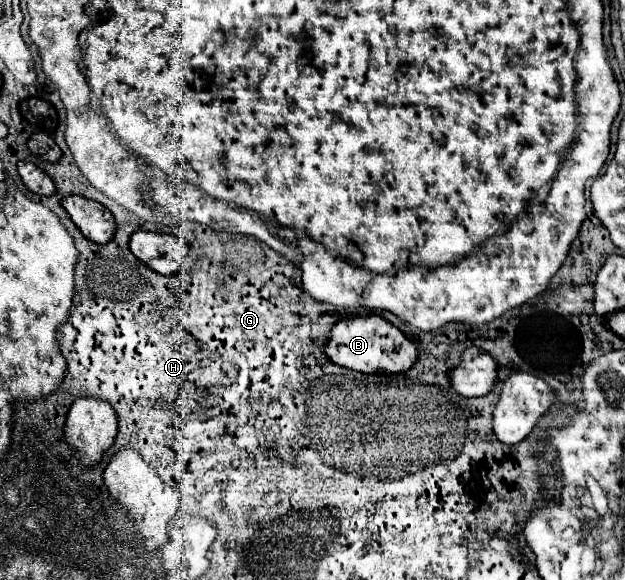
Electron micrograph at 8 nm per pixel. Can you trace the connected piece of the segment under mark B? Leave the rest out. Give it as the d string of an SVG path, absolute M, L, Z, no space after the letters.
M377 313L349 315L337 321L331 327L329 339L325 343L325 353L335 365L361 373L403 373L417 359L417 349L413 343L395 325Z

